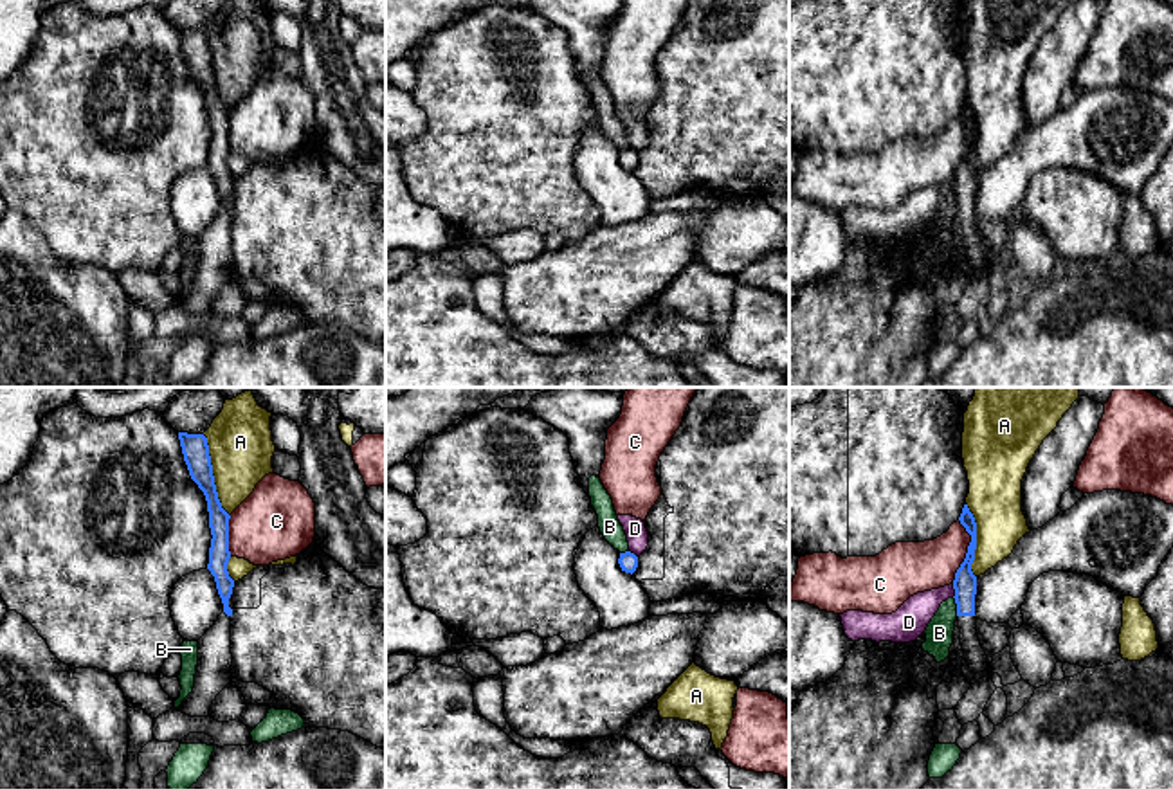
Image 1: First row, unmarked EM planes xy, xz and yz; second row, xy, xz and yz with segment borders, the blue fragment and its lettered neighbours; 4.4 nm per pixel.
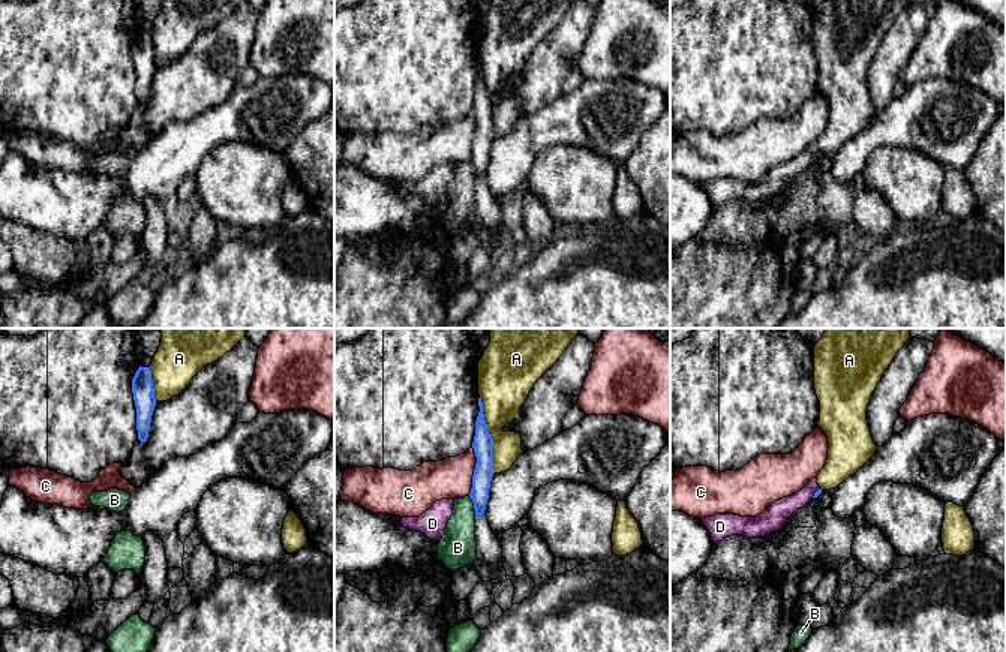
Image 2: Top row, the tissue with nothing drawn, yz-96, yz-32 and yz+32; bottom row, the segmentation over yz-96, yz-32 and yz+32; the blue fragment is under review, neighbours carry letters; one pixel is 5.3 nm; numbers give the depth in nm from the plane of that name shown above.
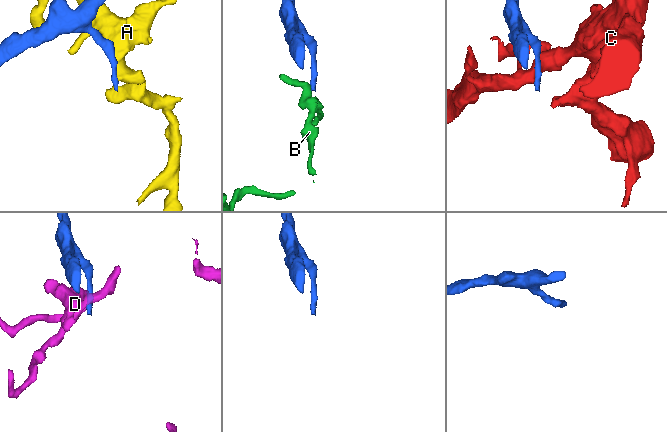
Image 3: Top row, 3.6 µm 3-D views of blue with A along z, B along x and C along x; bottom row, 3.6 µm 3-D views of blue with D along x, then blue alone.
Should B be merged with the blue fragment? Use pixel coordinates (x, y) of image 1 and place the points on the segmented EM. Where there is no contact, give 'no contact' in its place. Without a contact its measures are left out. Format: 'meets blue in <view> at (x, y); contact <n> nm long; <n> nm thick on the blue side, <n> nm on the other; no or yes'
meets blue in yz at (957, 606); contact 90 nm long; 110 nm thick on the blue side, 130 nm on the other; no

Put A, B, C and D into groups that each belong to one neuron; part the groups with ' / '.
A D / B / C

